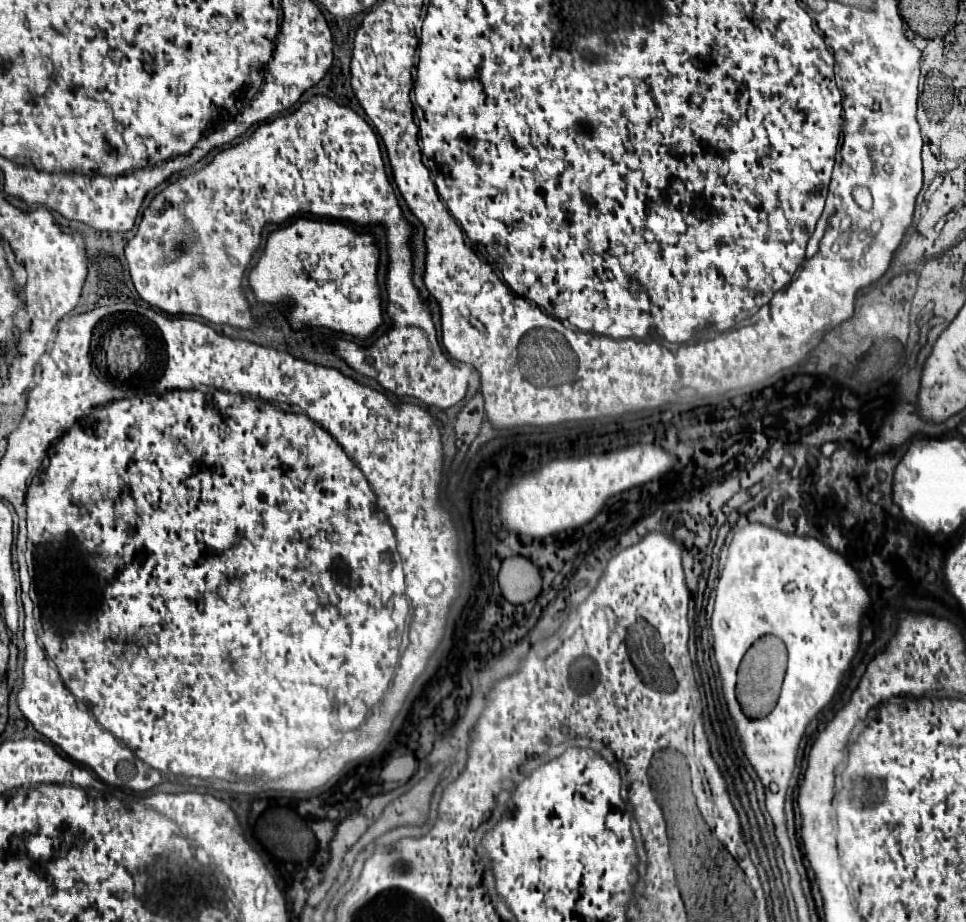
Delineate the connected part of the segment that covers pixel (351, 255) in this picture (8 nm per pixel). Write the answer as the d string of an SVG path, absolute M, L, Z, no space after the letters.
M298 218L292 224L278 228L268 236L264 254L260 256L258 264L252 268L248 282L258 302L278 304L278 306L290 302L288 320L294 330L300 330L304 326L326 326L334 332L366 338L382 324L376 270L378 270L378 248L370 234L358 234L340 222Z

